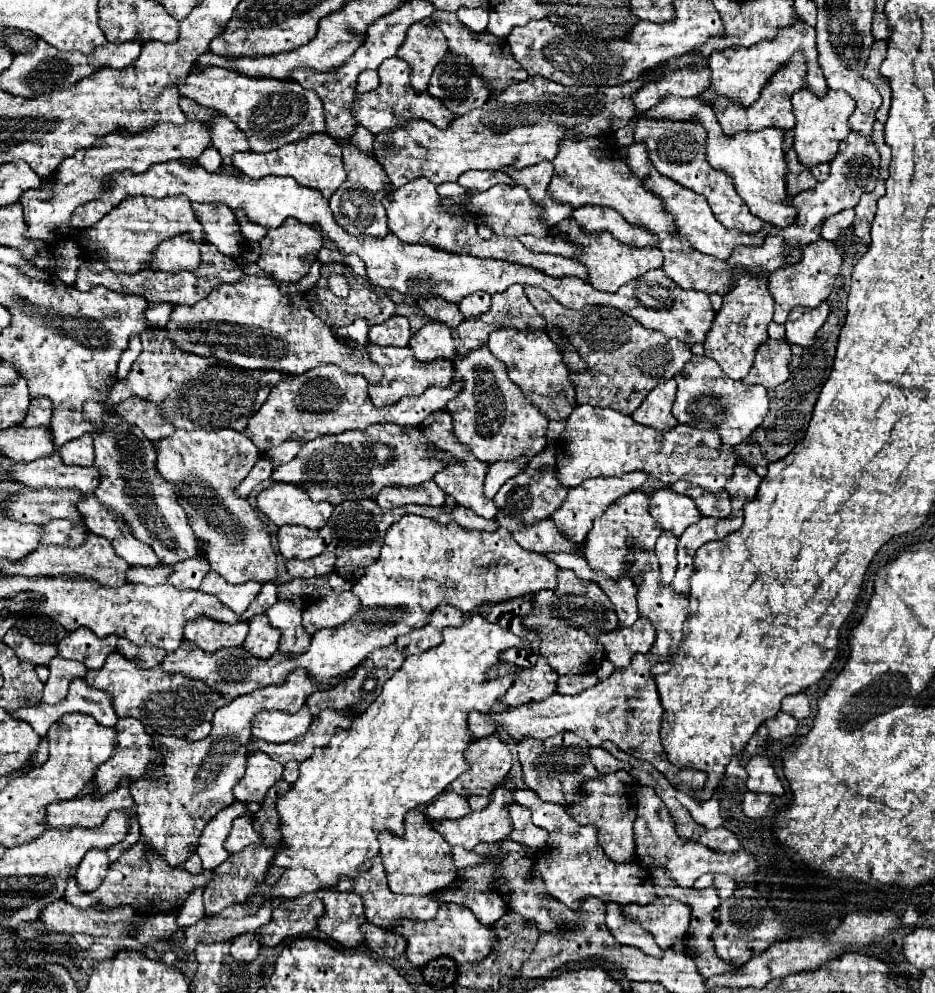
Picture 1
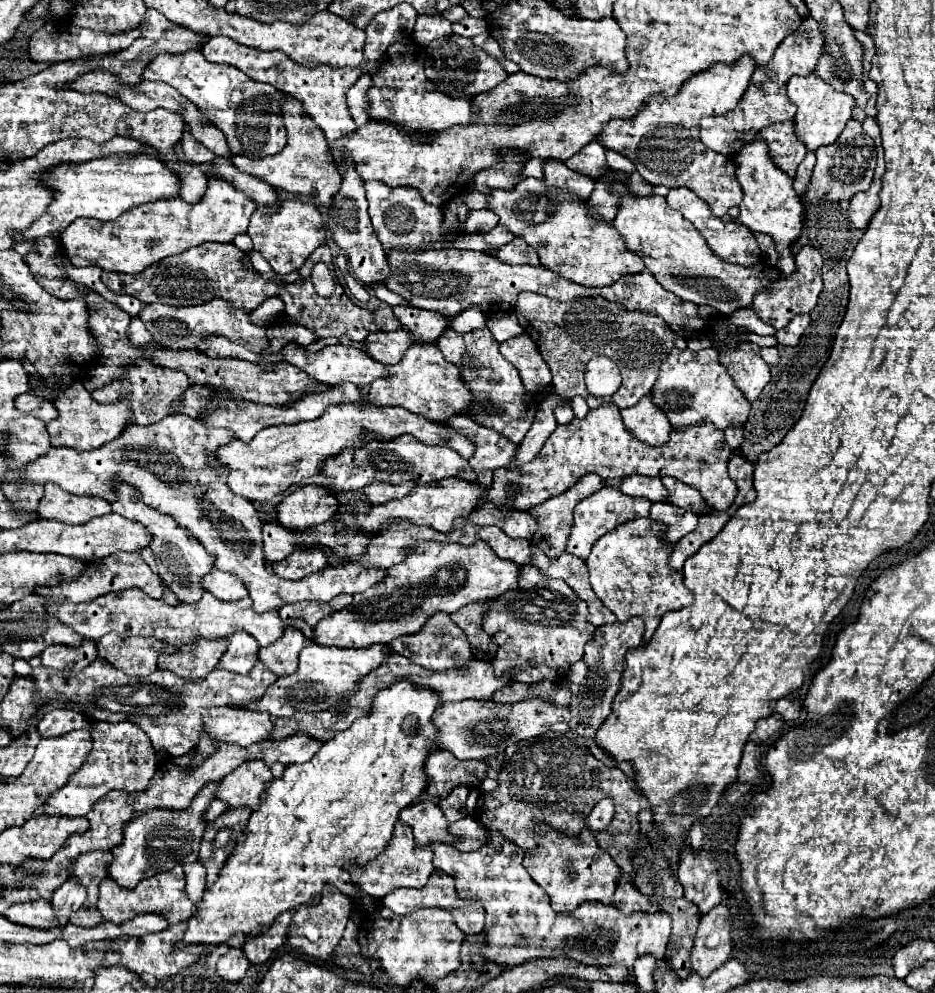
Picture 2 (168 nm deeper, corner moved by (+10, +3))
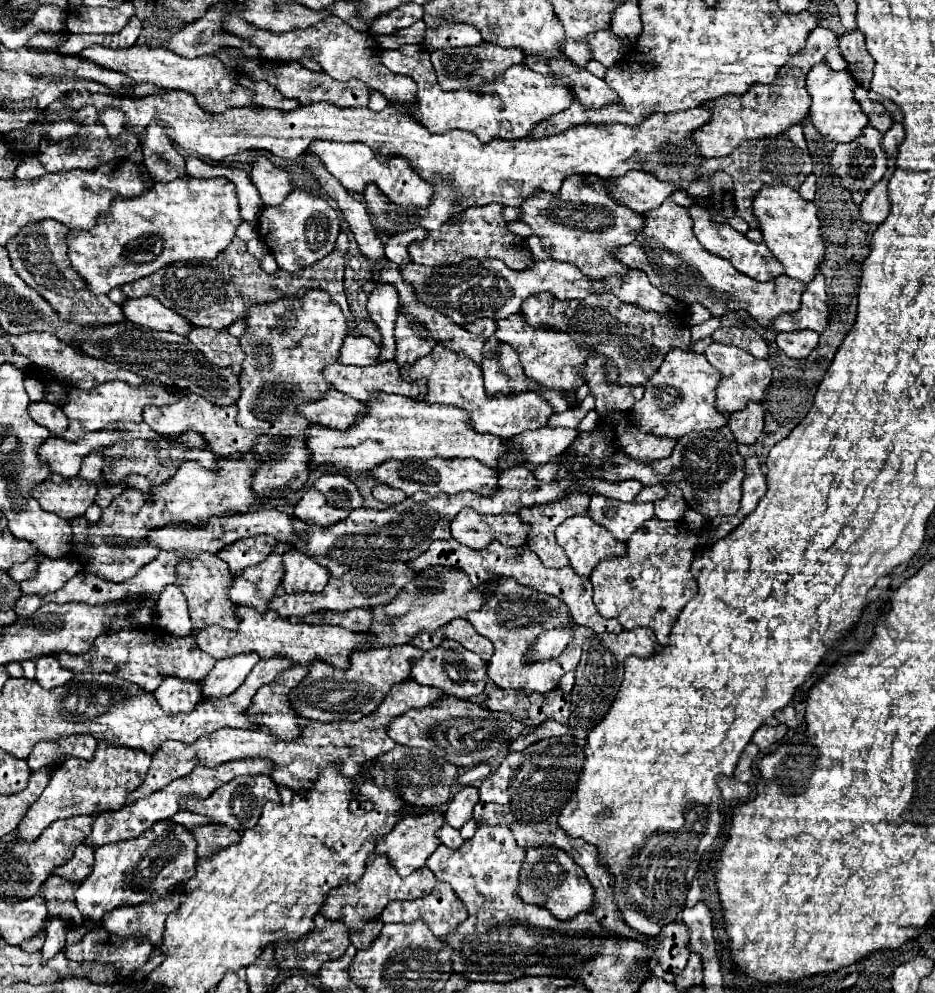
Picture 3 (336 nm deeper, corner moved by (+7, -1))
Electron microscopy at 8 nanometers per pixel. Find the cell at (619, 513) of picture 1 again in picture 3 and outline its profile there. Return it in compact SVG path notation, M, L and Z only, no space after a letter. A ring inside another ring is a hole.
M592 495L592 505L588 515L602 527L614 533L622 543L646 521L654 517L652 503L622 503L618 499L608 499L604 495Z

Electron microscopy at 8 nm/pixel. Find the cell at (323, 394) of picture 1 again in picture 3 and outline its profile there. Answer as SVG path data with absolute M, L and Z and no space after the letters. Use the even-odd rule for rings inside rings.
M192 393L184 395L178 403L168 407L144 407L142 417L162 437L184 435L184 431L200 431L200 435L208 439L210 451L216 455L240 455L240 451L250 451L258 441L258 433L252 435L248 429L236 423L236 405L216 407L208 403L204 397L192 395Z

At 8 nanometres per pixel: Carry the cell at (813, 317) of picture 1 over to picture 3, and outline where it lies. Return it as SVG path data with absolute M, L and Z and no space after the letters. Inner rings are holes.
M804 329L804 331L794 331L794 333L778 333L776 343L788 357L804 359L816 349L818 339L820 339L818 333Z

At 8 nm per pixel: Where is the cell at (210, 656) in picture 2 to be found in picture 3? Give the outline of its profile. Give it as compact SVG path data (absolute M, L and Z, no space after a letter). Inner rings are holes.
M168 677L154 691L154 697L160 703L160 707L164 711L168 711L168 715L188 713L202 699L200 697L200 683L184 683L180 679Z

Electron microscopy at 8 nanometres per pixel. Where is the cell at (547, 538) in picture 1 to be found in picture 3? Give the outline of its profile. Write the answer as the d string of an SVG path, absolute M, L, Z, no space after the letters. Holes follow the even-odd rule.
M464 507L452 523L452 537L476 551L486 549L492 541L500 541L506 547L526 545L528 525L520 521L518 515L480 515L470 507Z

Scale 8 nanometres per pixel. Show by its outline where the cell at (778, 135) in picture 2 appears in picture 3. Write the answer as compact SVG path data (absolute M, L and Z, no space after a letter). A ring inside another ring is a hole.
M792 125L792 127L788 127L788 131L784 131L780 135L772 135L768 139L754 139L748 143L742 143L740 147L736 147L736 151L732 151L732 155L718 157L718 159L704 159L702 165L698 167L696 179L688 187L688 195L708 199L710 187L700 177L714 175L716 171L724 171L732 177L738 215L748 223L750 229L760 229L760 225L756 223L756 217L752 215L752 199L756 197L756 191L760 187L774 187L774 185L788 185L792 189L798 189L802 185L802 181L812 173L812 157L808 153L808 147L804 141L802 125Z

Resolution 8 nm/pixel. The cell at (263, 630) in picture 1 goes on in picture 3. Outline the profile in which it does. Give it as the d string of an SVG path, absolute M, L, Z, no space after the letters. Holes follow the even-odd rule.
M240 653L216 661L214 669L202 679L202 697L218 699L234 693L258 661L260 657L256 653Z

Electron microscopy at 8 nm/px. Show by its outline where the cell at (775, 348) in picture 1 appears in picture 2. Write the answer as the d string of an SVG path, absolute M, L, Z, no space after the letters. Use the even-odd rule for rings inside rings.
M741 343L733 353L721 353L719 361L729 371L735 387L741 389L747 401L755 401L763 387L771 381L771 369L759 355L761 347L755 343Z

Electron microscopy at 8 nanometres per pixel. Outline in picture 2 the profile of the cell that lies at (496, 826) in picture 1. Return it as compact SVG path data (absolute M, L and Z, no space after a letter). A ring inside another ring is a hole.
M419 801L415 805L409 805L405 807L405 811L401 811L399 819L411 825L415 841L419 845L457 843L457 839L453 839L453 835L449 833L449 823L445 821L443 811L433 805L433 801Z

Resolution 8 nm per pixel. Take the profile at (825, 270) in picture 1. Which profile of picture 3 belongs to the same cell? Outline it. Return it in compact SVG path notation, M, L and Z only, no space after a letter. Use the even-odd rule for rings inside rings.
M818 273L814 281L808 283L802 305L796 313L780 315L776 321L772 321L772 329L776 331L800 331L800 329L812 329L816 333L822 333L828 327L830 307L828 307L828 295L826 295L826 283L824 275Z

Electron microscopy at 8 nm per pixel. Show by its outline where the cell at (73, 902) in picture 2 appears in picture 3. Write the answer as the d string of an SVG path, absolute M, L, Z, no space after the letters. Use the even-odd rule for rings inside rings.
M54 917L46 923L44 931L46 931L46 941L42 947L42 959L46 963L66 947L66 923L60 917Z

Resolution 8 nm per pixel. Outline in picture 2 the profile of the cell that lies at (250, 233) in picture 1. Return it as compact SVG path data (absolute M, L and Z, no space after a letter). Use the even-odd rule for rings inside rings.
M209 177L207 193L195 205L187 205L177 197L157 203L143 203L141 207L133 207L109 223L101 223L99 219L75 219L75 223L61 233L61 241L75 267L97 265L105 271L137 275L149 265L169 255L183 253L203 241L231 243L235 235L247 231L253 211L255 203L249 197L235 191L227 181Z

